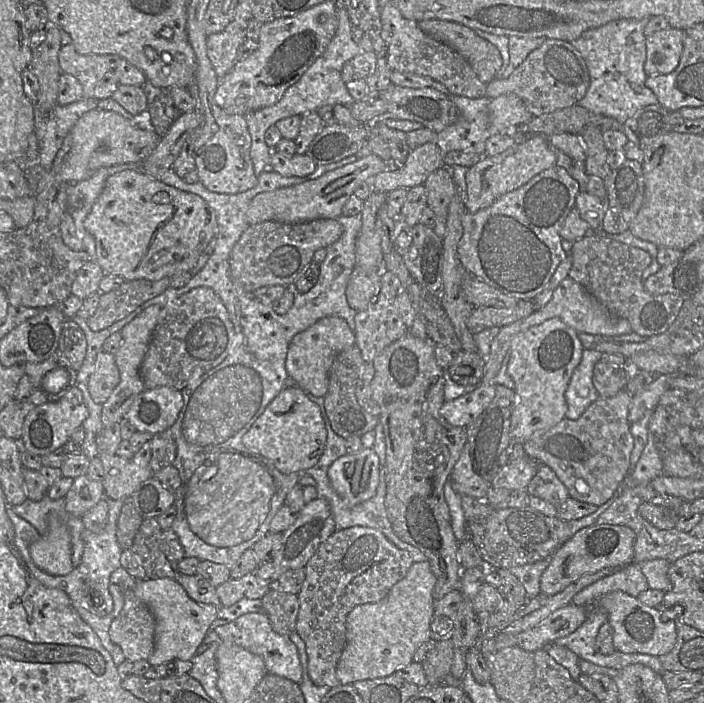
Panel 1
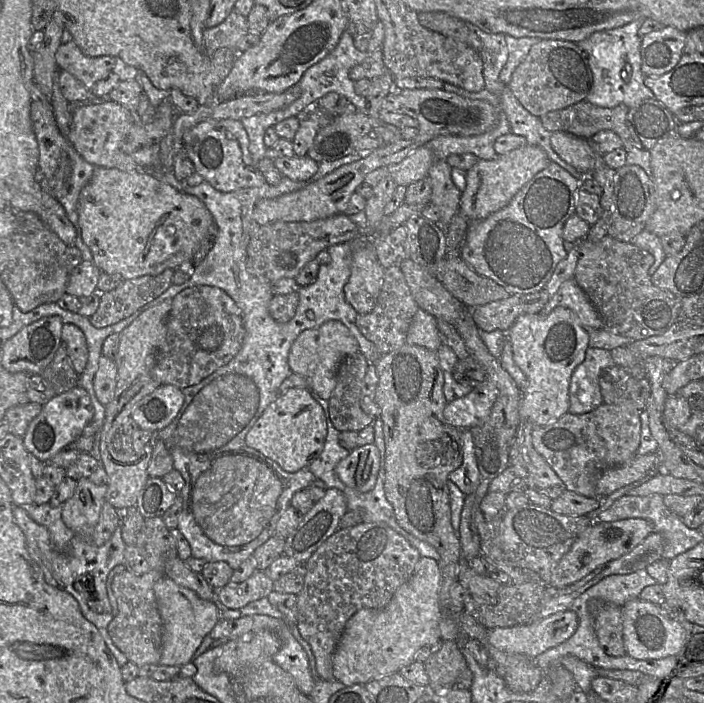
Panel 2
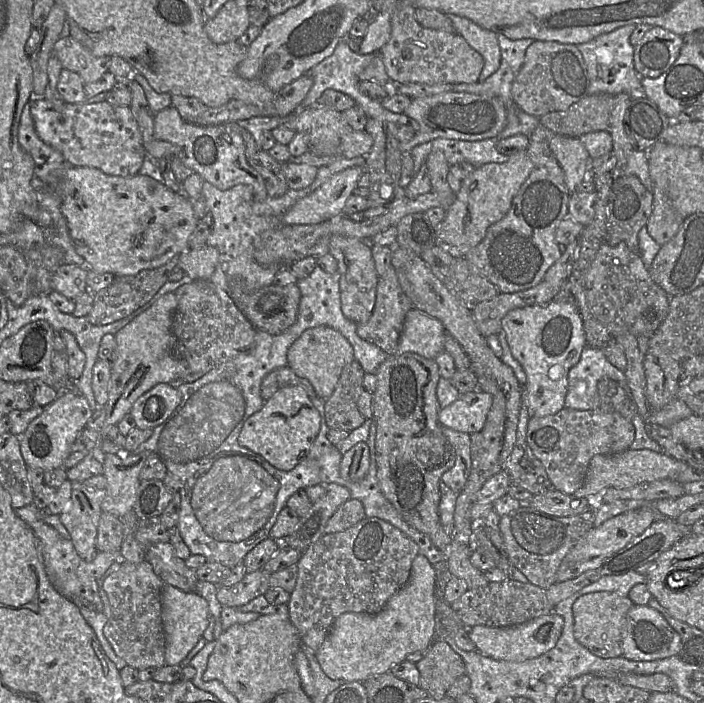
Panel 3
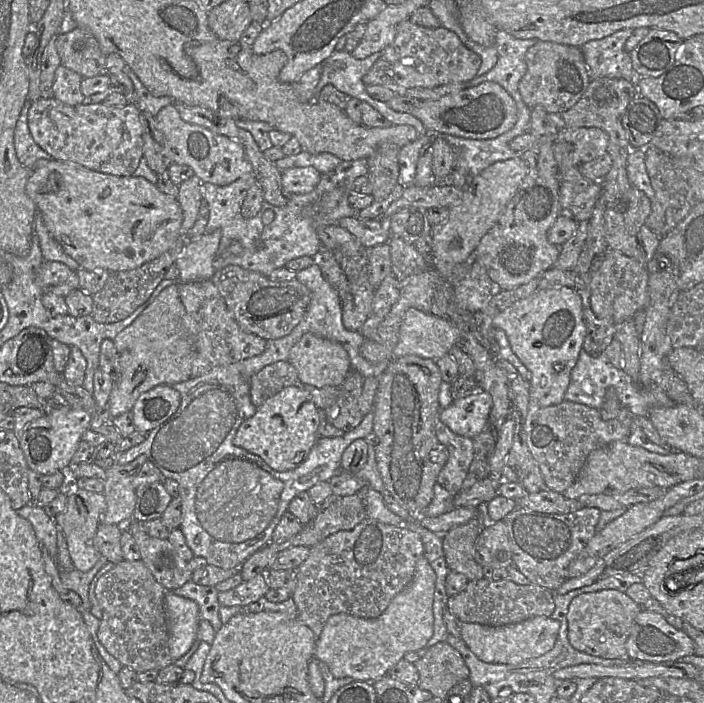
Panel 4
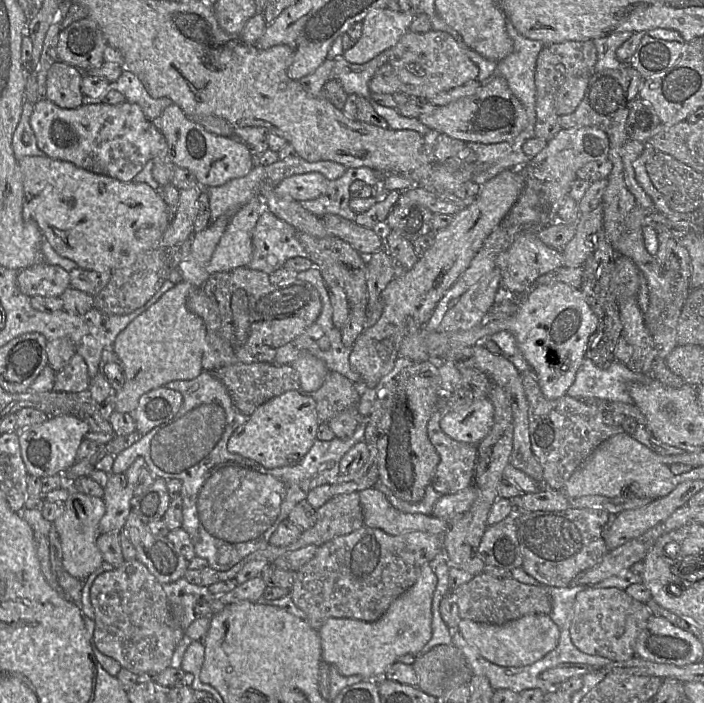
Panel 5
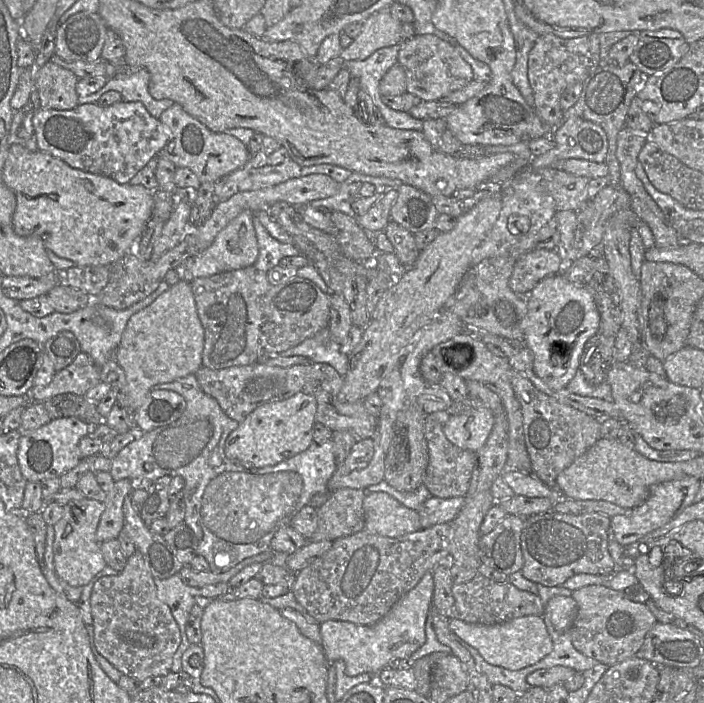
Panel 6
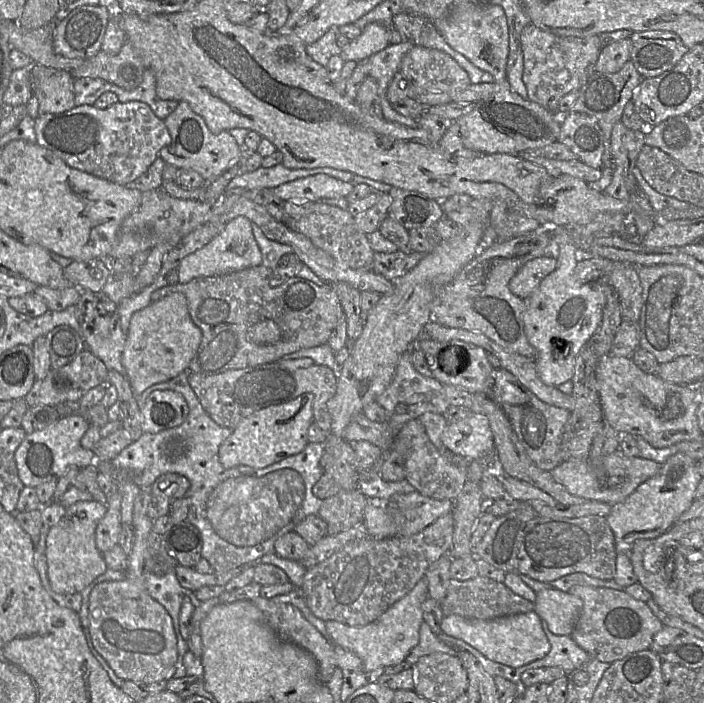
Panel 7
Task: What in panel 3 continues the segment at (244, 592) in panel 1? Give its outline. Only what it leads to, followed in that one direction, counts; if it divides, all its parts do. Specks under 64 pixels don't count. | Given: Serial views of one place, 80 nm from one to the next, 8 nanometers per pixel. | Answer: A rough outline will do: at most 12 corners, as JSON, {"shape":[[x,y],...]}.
{"shape":[[263,569],[233,586],[219,586],[223,607],[245,605],[270,589]]}

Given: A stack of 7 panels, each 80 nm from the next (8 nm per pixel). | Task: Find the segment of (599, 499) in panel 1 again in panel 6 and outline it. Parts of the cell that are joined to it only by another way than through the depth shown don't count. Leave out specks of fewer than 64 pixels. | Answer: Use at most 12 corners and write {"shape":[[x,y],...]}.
{"shape":[[511,370],[532,472],[558,475],[601,439],[601,420]]}

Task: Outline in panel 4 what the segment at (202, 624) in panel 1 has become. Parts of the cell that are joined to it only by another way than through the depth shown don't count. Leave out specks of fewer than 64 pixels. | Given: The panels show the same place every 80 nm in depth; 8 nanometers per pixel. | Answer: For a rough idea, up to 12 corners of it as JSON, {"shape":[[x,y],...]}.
{"shape":[[167,591],[169,650],[174,662],[197,639],[199,606]]}

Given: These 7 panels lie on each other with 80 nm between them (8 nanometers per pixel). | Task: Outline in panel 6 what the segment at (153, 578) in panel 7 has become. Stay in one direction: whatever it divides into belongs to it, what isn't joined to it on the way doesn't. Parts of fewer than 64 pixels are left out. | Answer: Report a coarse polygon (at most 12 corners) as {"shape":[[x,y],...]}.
{"shape":[[179,573],[155,579],[158,598],[171,610],[180,634],[201,589]]}

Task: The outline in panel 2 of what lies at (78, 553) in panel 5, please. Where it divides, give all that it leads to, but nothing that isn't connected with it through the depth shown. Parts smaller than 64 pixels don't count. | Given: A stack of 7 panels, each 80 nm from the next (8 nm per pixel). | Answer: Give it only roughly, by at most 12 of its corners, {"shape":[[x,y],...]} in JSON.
{"shape":[[77,481],[62,506],[76,536],[92,541],[107,486]]}

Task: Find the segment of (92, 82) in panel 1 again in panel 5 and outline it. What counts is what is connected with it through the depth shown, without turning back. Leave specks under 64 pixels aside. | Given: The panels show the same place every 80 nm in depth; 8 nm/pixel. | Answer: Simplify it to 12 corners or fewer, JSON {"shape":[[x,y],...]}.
{"shape":[[85,17],[59,32],[60,62],[85,75],[103,65],[106,46]]}

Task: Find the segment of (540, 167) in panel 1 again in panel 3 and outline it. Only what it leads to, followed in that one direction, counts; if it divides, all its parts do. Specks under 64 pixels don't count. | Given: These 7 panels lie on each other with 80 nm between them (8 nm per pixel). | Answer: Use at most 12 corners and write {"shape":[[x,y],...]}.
{"shape":[[526,151],[476,167],[437,239],[464,257],[533,170]]}

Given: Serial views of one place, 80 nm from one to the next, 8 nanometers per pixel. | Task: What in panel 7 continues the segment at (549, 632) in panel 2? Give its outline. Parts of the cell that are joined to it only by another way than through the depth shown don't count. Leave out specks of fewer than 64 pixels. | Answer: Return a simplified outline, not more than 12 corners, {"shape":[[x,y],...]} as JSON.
{"shape":[[534,611],[490,620],[443,617],[441,630],[510,667],[550,643]]}

